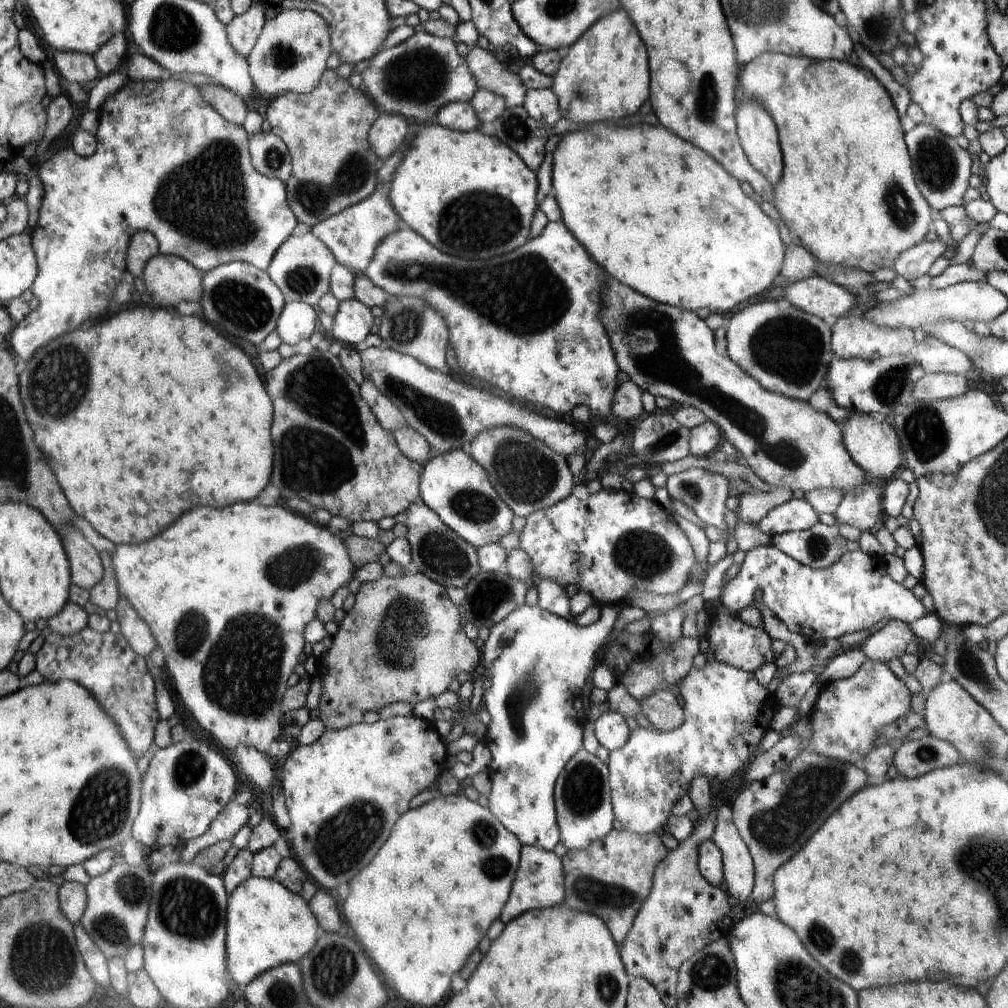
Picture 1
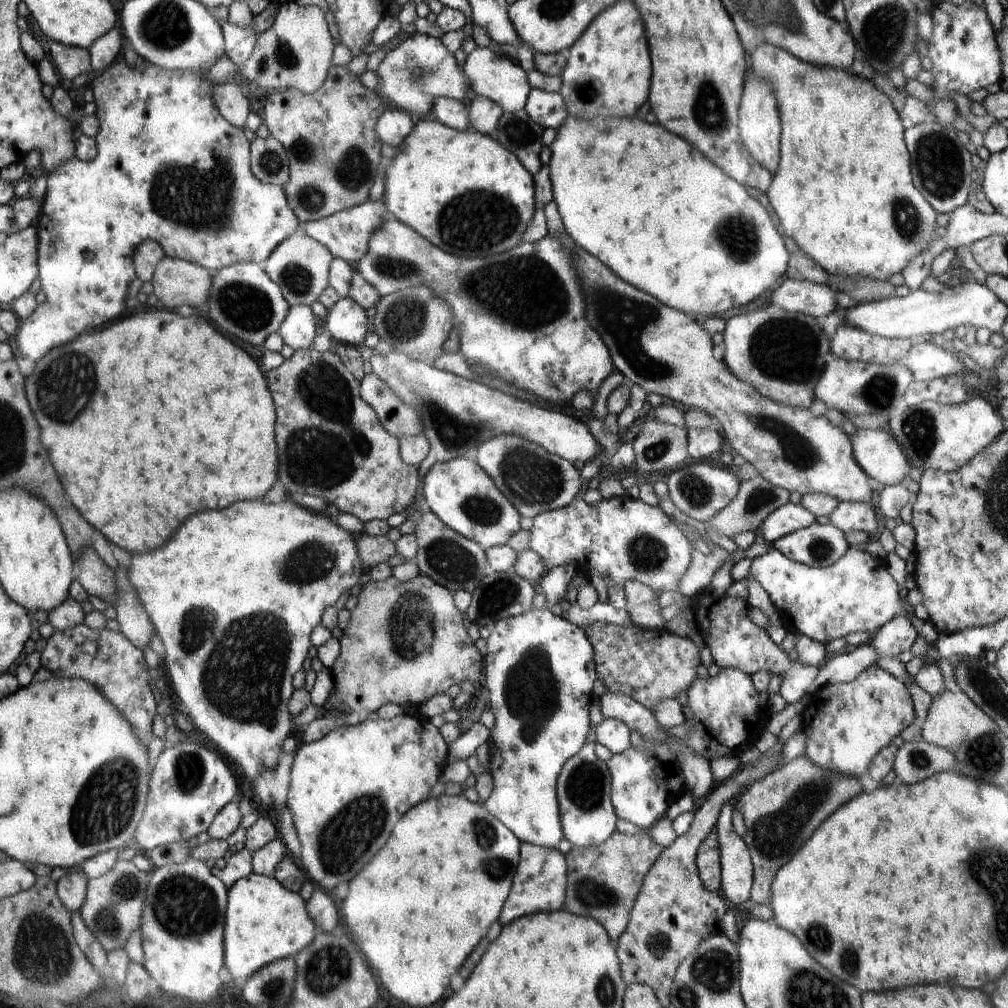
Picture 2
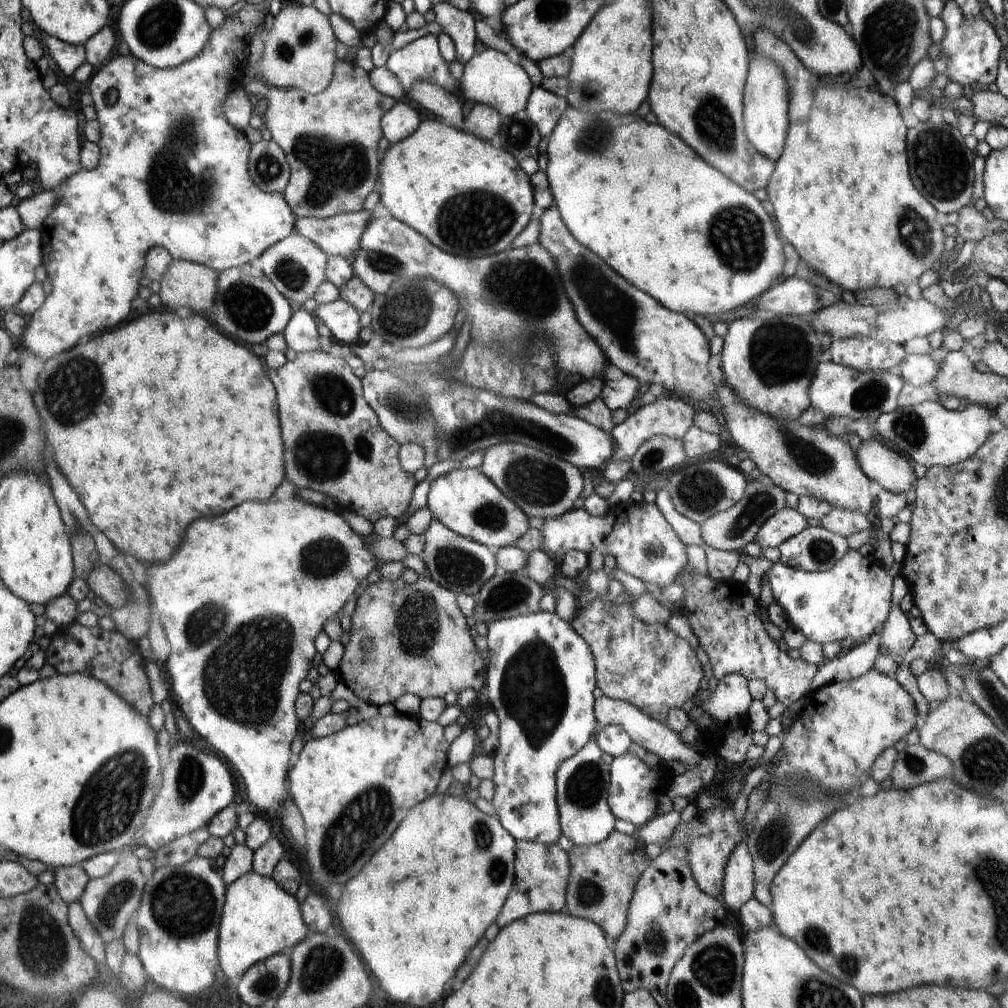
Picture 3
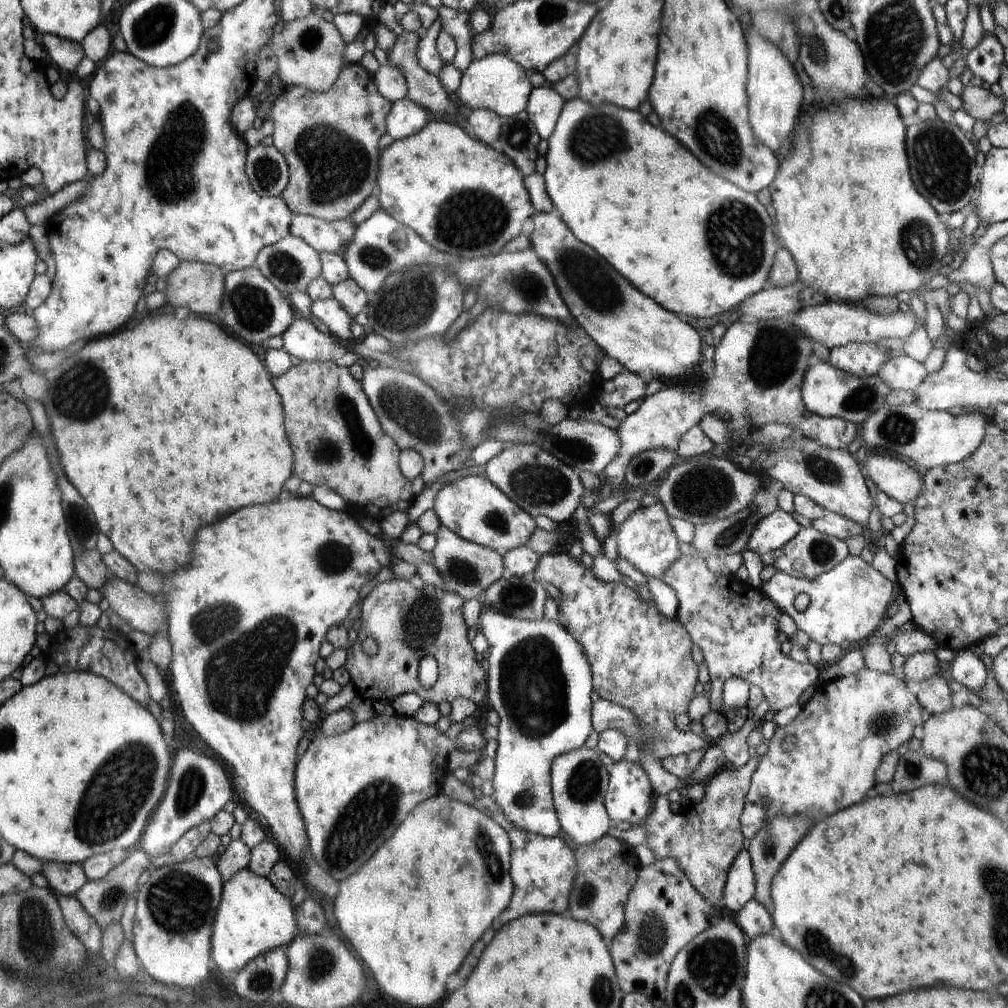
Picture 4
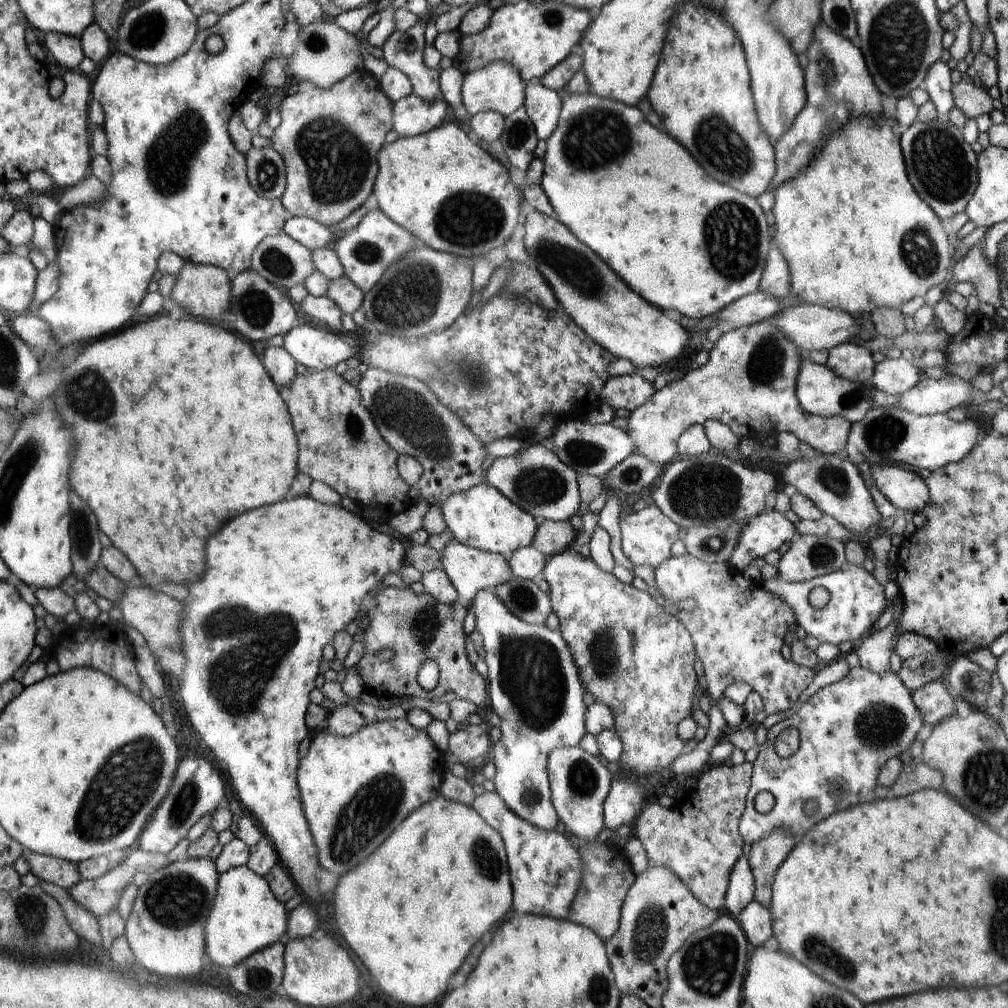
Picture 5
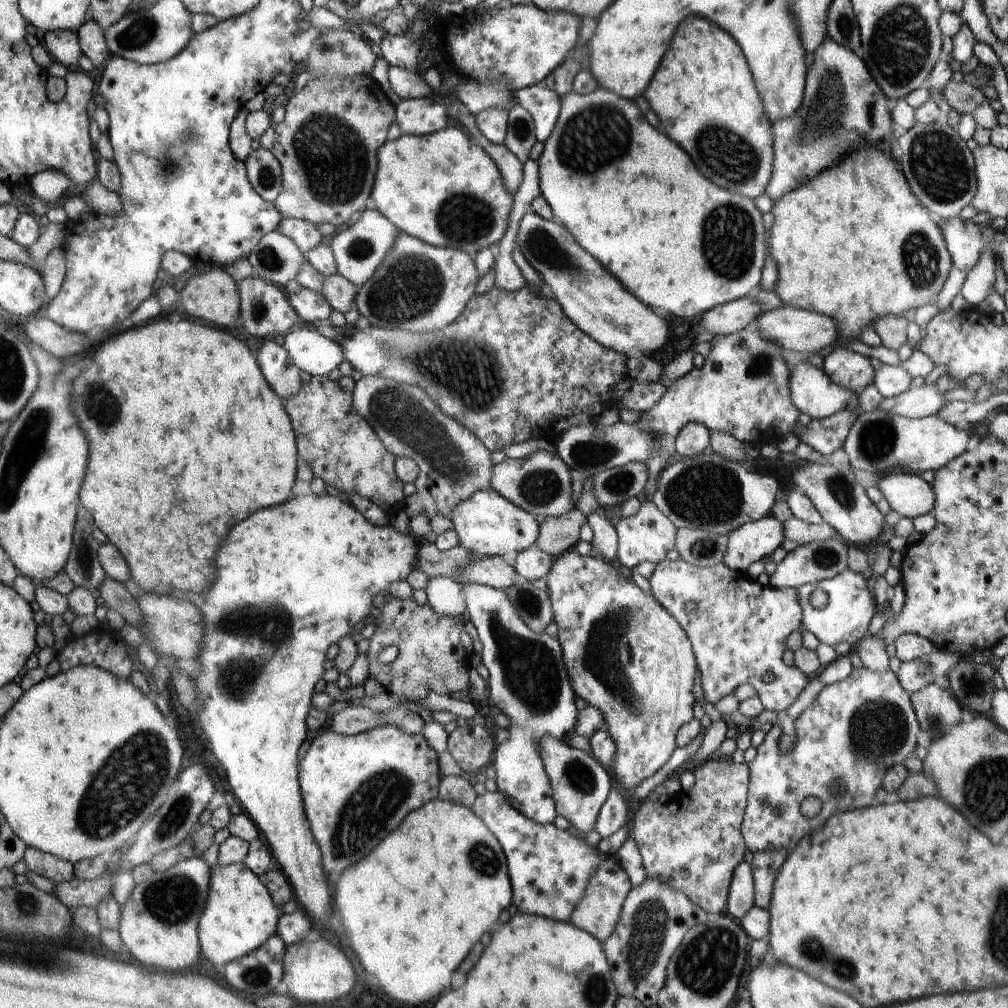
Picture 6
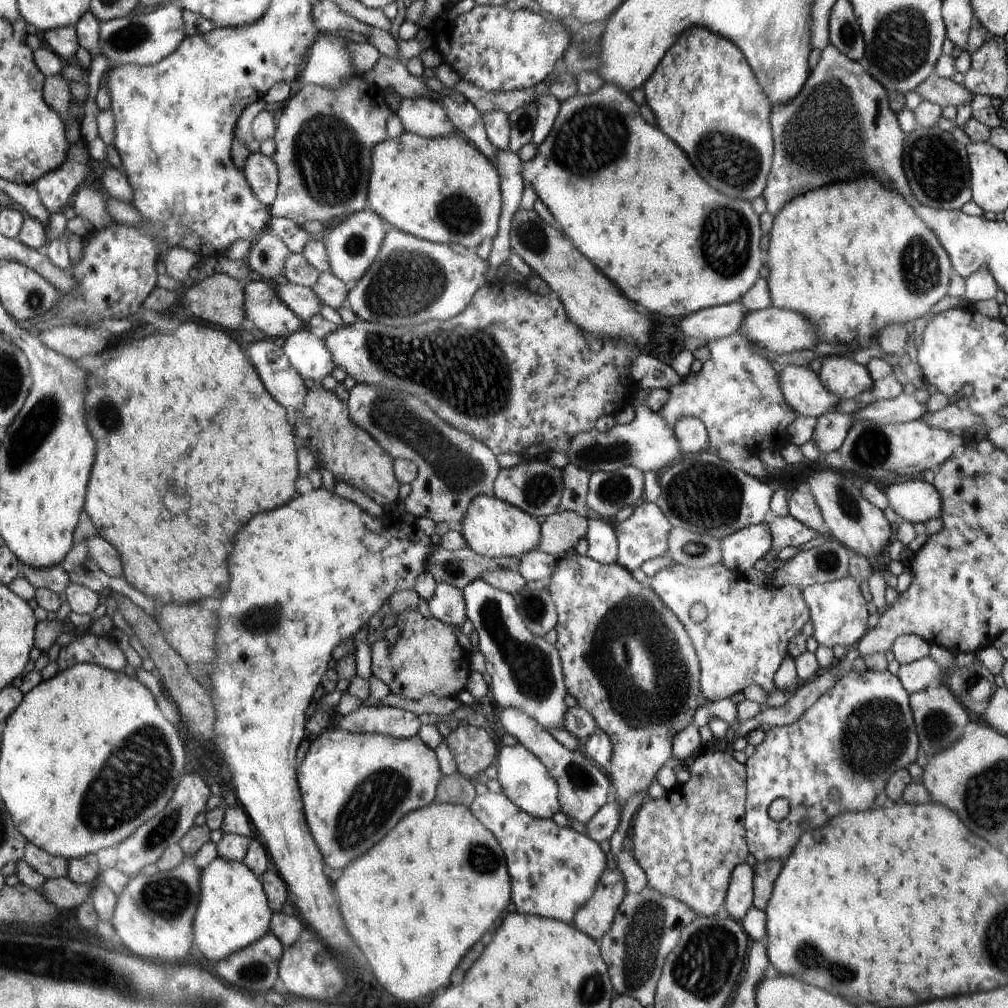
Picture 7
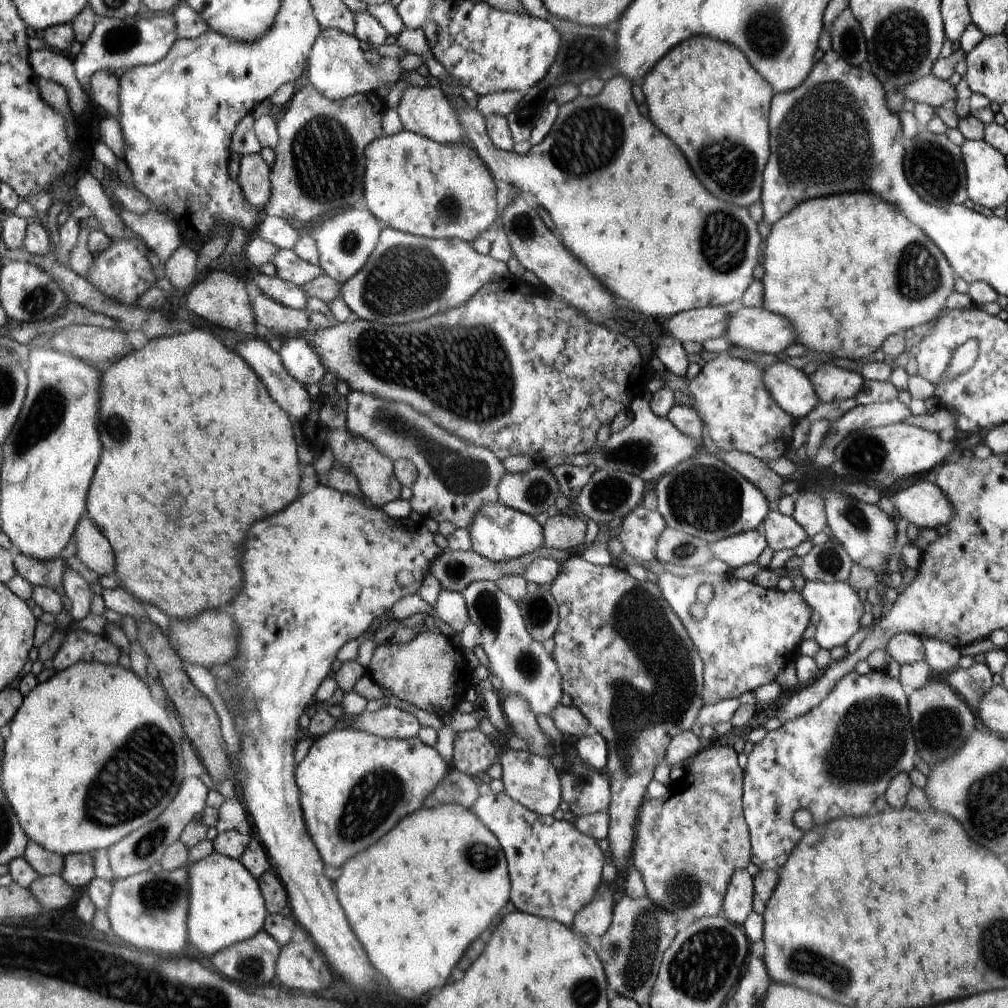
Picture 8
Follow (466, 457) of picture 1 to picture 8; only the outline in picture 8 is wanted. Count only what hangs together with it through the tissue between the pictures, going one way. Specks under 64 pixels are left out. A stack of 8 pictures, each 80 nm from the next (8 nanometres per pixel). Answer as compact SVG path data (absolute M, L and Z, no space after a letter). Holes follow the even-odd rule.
M499 501L494 504L484 504L476 512L472 524L468 526L468 534L472 540L471 550L493 562L506 562L506 560L526 556L526 554L538 550L545 542L543 527L534 517L513 510L510 506L505 506Z

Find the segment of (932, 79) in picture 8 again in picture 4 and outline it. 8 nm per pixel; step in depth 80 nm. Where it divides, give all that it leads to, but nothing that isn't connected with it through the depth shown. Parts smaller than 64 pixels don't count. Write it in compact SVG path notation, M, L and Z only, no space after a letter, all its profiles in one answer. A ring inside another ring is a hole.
M968 83L959 97L964 111L976 120L988 121L994 114L1004 114L1004 98L995 96L986 85Z

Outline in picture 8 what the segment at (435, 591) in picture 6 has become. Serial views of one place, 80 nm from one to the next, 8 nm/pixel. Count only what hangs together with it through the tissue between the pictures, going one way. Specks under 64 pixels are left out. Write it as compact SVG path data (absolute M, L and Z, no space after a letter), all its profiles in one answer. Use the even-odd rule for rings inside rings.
M442 588L433 609L438 618L456 632L462 633L464 626L471 622L464 596L458 592L451 592Z

